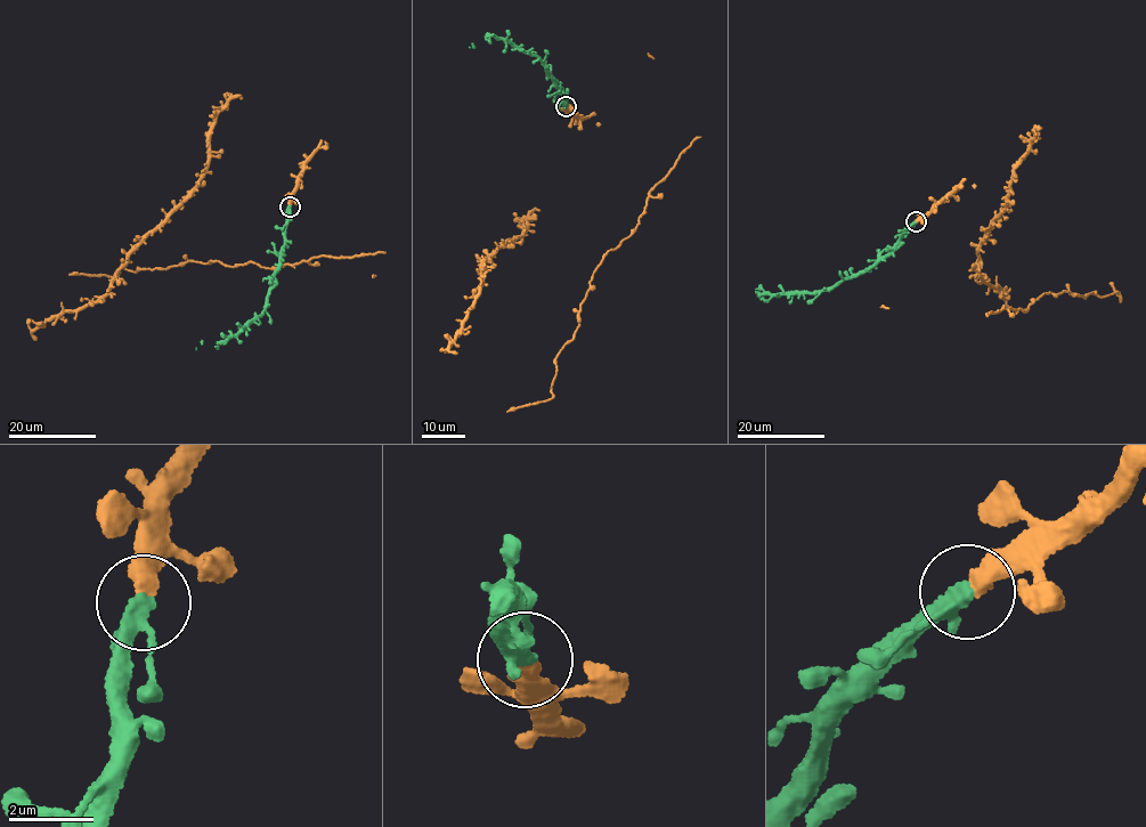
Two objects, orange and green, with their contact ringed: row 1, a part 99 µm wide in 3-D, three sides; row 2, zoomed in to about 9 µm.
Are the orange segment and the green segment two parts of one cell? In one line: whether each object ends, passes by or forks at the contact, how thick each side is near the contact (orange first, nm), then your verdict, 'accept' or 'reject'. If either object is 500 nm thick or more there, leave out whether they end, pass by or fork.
orange ends | green forks | 440/240 nm | accept

